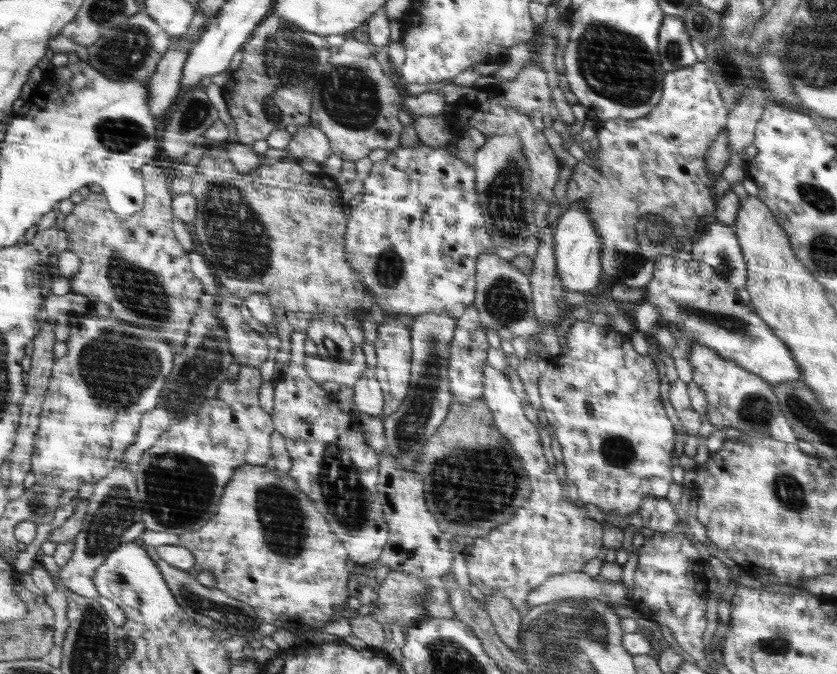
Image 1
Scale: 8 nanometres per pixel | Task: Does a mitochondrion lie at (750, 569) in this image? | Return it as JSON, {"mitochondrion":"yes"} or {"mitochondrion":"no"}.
{"mitochondrion":"no"}

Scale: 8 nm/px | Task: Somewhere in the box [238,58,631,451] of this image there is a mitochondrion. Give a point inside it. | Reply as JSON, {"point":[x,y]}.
{"point":[348,95]}

